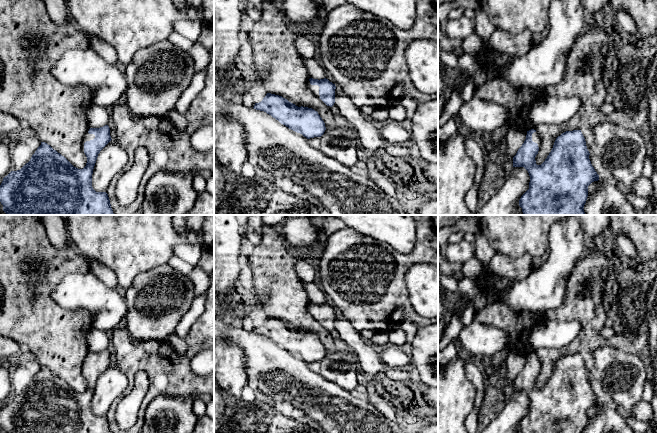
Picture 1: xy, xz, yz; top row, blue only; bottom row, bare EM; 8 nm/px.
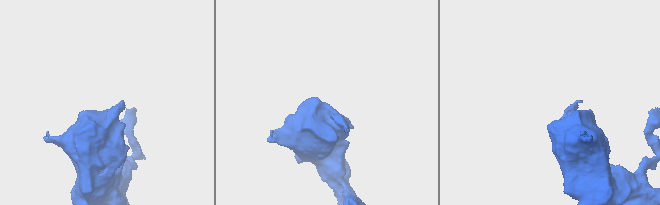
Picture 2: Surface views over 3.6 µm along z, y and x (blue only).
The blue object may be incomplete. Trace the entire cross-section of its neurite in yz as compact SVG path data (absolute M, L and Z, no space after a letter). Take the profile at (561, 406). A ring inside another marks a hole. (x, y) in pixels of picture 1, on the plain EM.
M528 353L526 363L513 381L513 391L524 391L530 400L529 413L521 420L522 433L583 433L588 410L599 404L589 383L589 375L581 354L566 355L558 360L541 389L536 388L541 363L535 353Z

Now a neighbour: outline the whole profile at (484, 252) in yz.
M481 231L476 232L475 234L475 257L477 257L481 262L488 265L494 254L494 249L489 245L486 237L483 235Z

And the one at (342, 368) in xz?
M350 349L346 352L335 350L326 353L320 361L319 374L350 392L359 386L359 371L357 357Z

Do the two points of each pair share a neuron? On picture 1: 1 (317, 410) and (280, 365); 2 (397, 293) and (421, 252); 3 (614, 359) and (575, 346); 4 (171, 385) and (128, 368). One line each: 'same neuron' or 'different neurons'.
1: same neuron
2: same neuron
3: different neurons
4: same neuron

